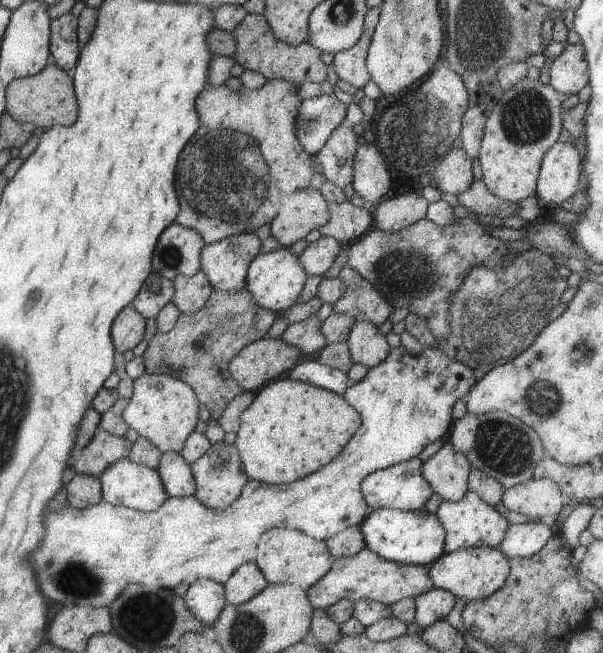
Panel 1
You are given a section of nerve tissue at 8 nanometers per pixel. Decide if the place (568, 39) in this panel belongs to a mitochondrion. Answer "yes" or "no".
no

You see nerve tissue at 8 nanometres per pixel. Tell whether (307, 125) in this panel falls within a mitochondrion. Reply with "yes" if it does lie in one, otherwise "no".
yes

